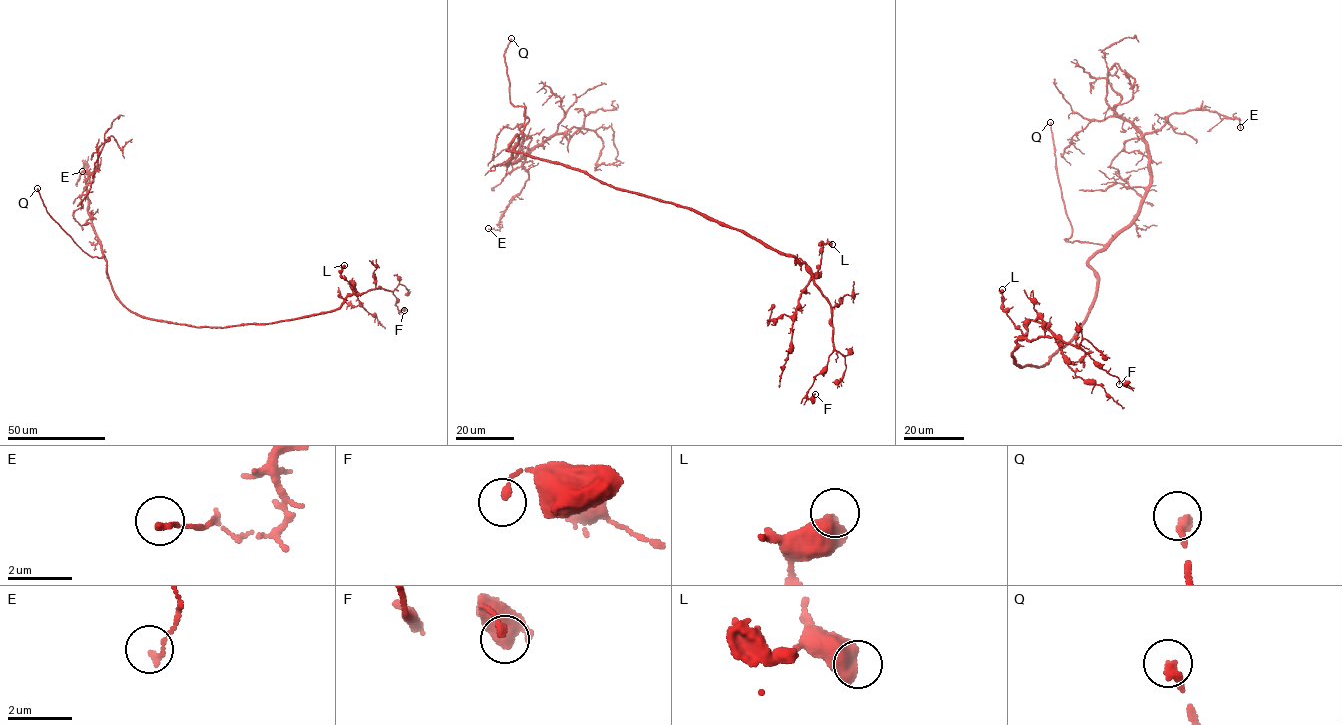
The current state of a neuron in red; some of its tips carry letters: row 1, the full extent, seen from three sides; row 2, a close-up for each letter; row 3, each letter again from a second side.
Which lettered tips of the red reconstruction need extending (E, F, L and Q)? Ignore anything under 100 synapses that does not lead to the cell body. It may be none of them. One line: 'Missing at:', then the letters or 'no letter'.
Missing at: Q

